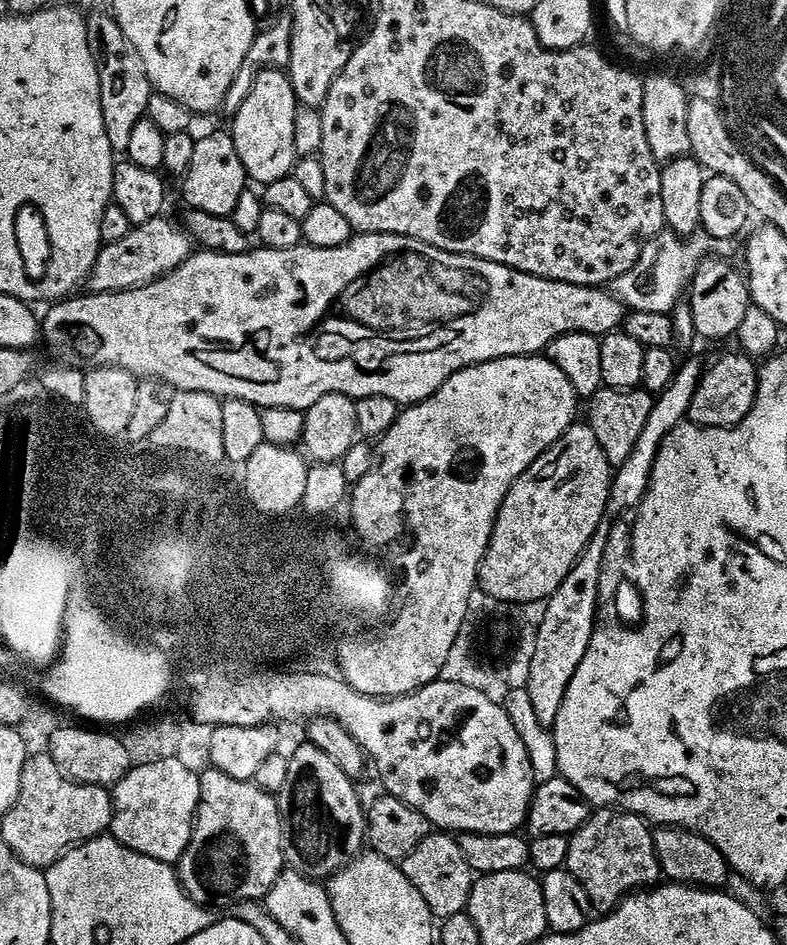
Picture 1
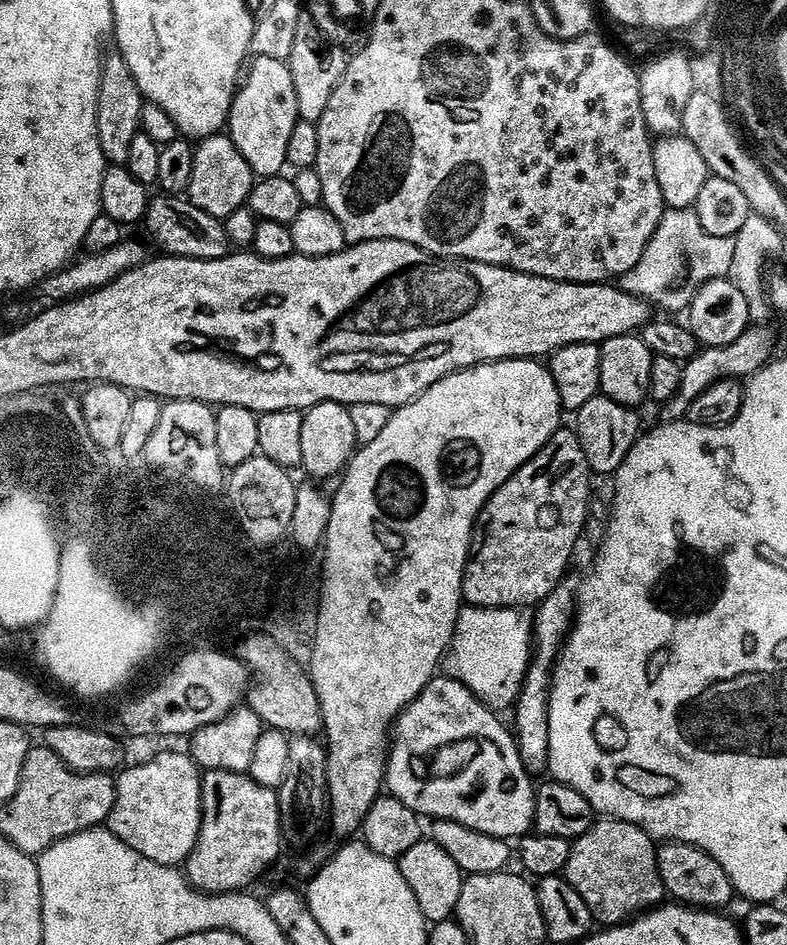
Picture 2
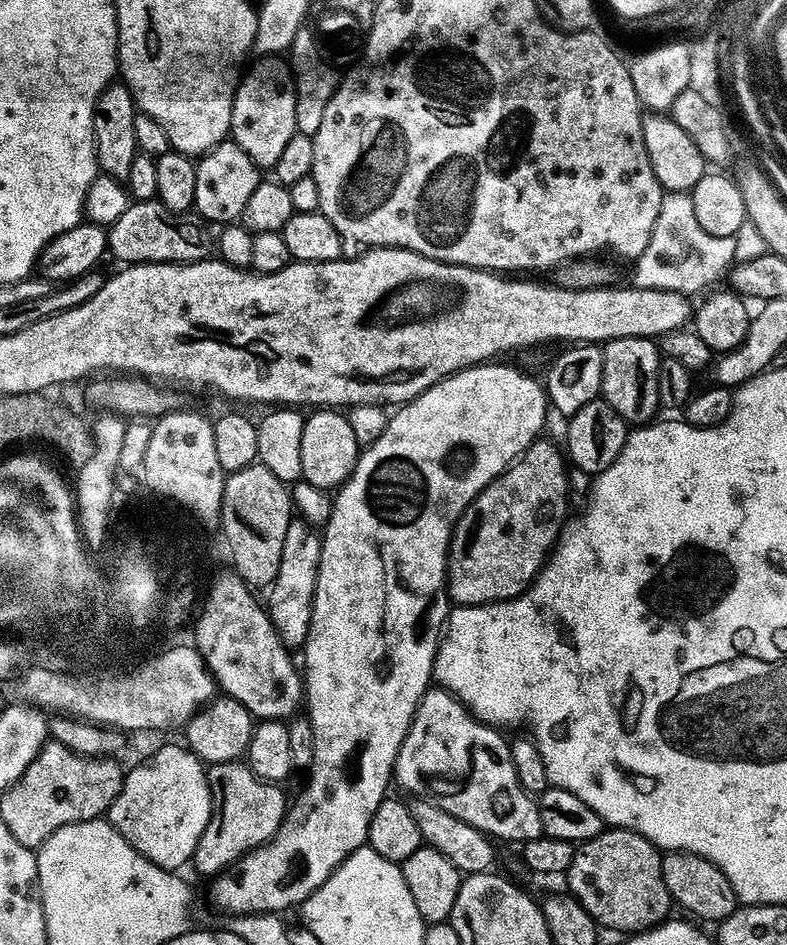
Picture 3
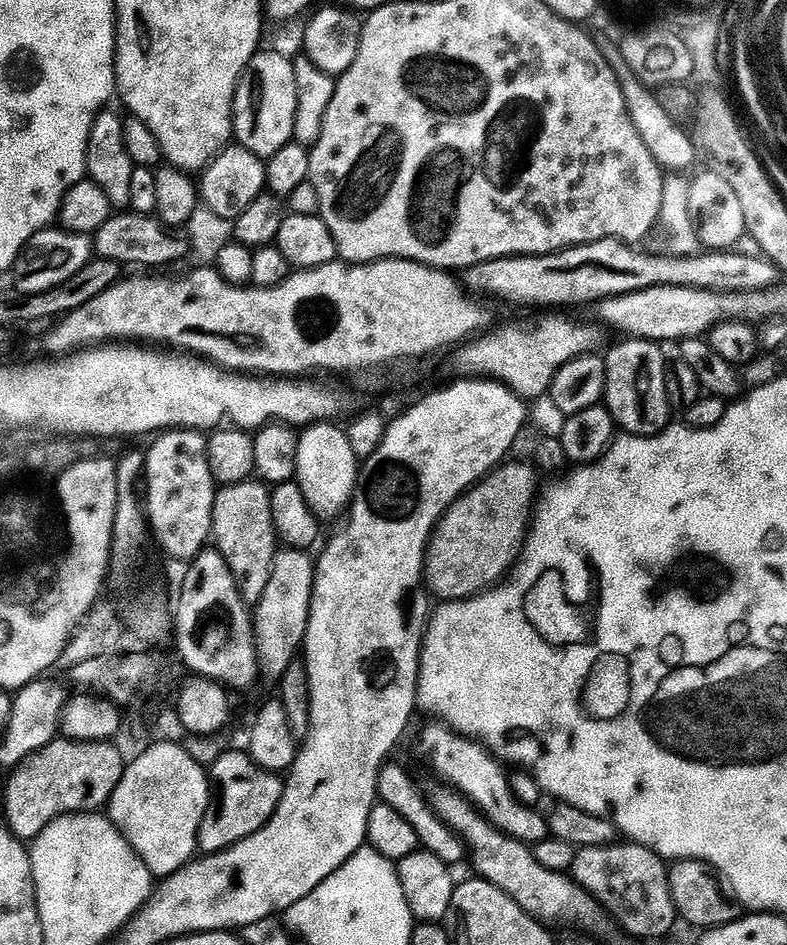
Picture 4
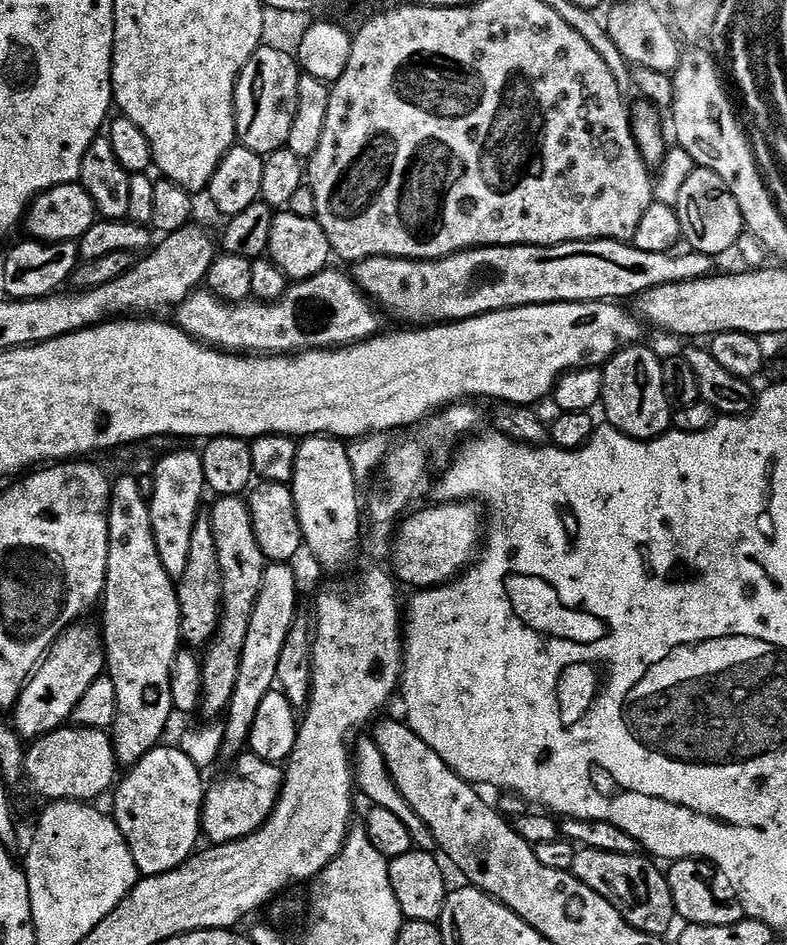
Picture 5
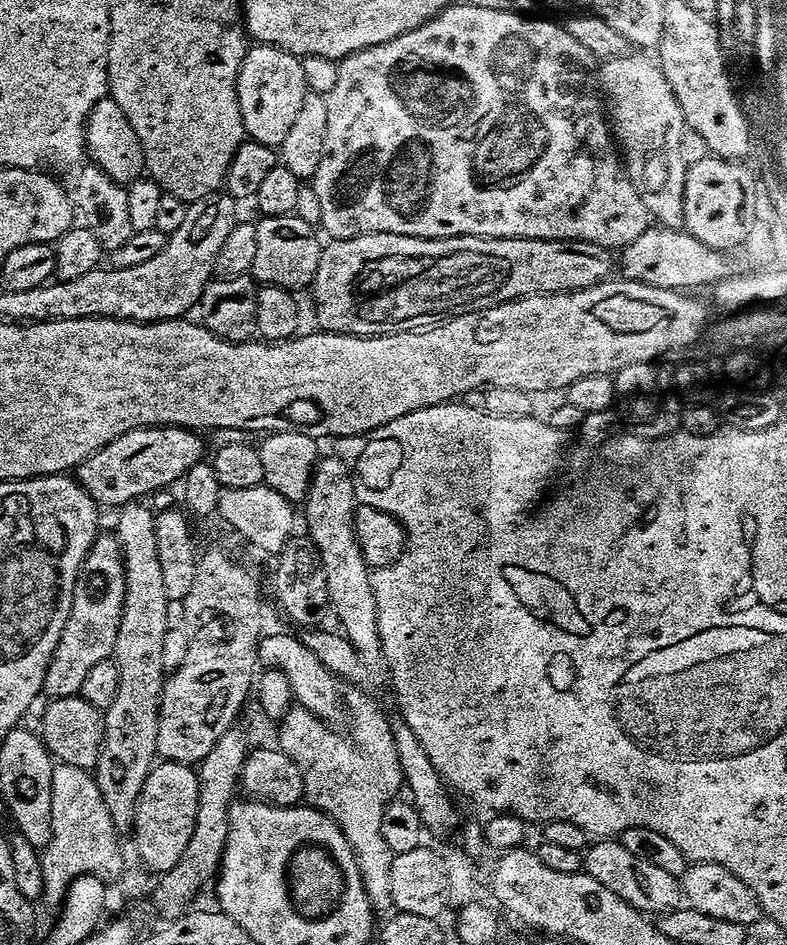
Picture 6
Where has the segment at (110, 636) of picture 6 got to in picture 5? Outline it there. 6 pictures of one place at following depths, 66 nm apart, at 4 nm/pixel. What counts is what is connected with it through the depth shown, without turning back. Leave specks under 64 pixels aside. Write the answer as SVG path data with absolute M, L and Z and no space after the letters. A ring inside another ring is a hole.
M76 622L61 631L20 694L14 709L14 728L25 741L35 741L71 721L78 702L82 702L82 694L90 690L98 677L105 675L106 652L101 635L82 623Z

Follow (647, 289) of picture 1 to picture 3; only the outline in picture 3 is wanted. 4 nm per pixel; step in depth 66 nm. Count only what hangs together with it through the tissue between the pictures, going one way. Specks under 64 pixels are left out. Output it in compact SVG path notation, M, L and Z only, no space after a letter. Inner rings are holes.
M665 193L661 213L651 234L650 246L636 261L633 285L640 289L674 292L692 298L706 289L735 265L736 238L714 238L699 225L689 193Z

